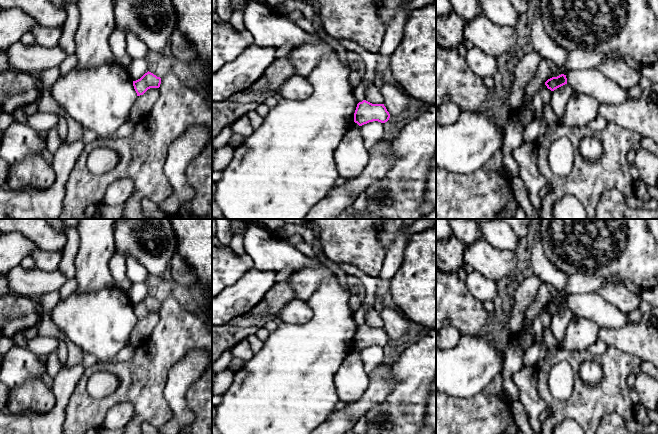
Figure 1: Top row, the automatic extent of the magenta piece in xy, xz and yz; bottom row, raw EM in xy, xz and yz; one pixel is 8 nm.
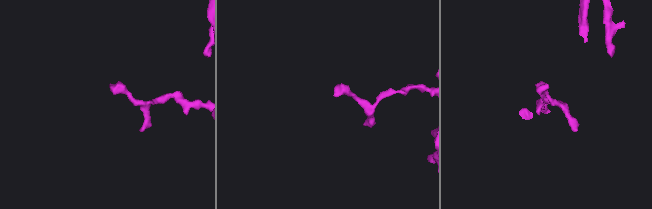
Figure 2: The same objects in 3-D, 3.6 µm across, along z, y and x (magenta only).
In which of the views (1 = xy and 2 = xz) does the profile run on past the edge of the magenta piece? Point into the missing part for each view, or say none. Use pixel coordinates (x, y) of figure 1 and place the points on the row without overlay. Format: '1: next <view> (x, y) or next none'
1: next none
2: next none

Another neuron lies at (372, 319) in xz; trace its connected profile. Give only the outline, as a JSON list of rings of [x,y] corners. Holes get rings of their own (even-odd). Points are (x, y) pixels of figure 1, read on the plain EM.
[[[374,309],[367,313],[365,317],[365,324],[372,328],[384,328],[384,322],[382,318]]]

